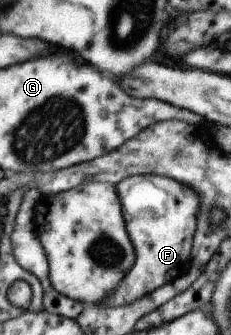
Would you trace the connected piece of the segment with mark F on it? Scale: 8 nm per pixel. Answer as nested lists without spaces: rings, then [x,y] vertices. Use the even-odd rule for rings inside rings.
[[[133,175],[116,185],[128,234],[136,251],[136,263],[120,287],[106,298],[105,307],[140,300],[158,287],[183,277],[192,264],[194,234],[198,229],[199,194],[176,179],[157,175]]]

